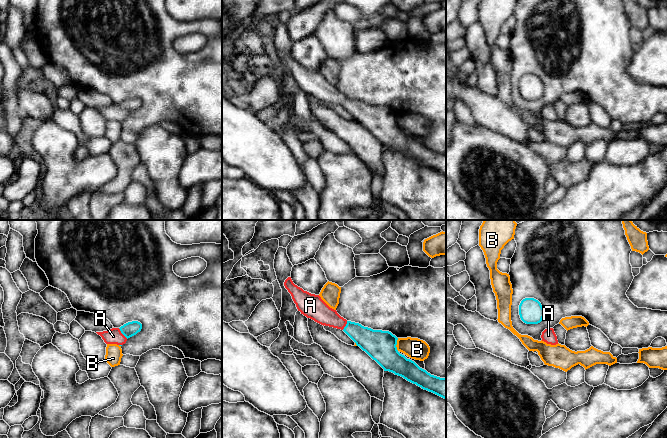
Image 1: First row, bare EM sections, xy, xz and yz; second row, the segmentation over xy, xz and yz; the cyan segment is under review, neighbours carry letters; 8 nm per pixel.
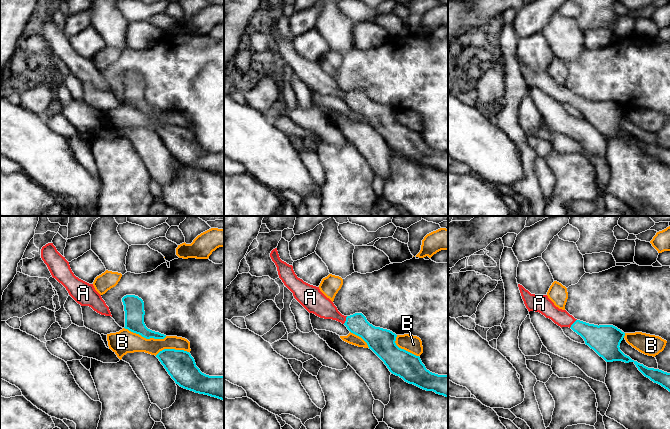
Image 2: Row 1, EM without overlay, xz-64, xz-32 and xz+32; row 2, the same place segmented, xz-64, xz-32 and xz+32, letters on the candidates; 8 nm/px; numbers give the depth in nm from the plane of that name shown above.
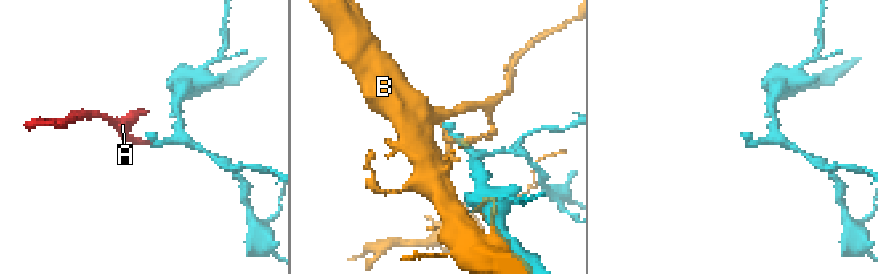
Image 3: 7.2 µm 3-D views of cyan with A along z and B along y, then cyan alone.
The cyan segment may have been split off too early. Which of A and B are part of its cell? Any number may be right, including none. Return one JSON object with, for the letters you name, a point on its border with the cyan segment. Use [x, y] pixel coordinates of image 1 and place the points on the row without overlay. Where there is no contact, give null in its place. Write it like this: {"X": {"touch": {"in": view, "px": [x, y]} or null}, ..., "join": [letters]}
{"A": {"touch": {"in": "xy", "px": [122, 109]}}, "join": ["A"]}

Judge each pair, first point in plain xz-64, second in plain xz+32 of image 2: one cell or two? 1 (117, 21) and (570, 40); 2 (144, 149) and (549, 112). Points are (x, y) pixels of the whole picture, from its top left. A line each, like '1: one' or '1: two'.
1: one
2: one

